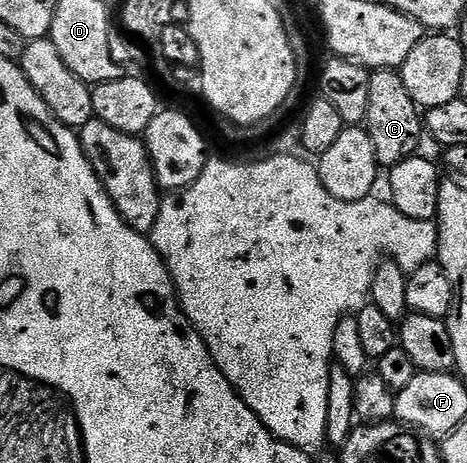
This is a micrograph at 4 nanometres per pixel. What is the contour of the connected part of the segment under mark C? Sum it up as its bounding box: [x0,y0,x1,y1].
[364,70,423,168]

